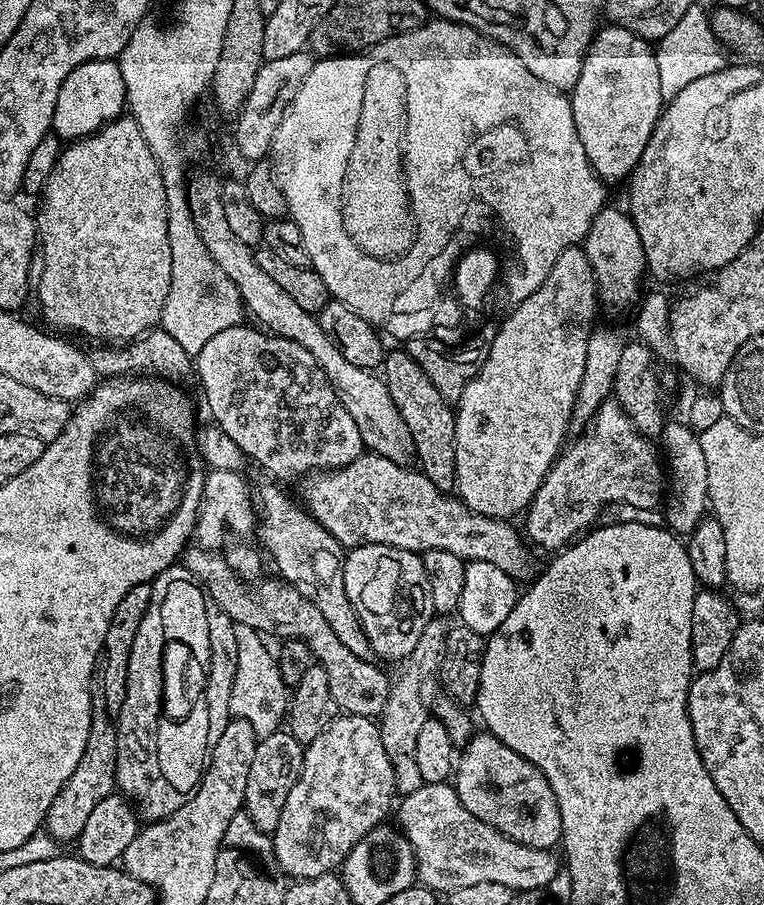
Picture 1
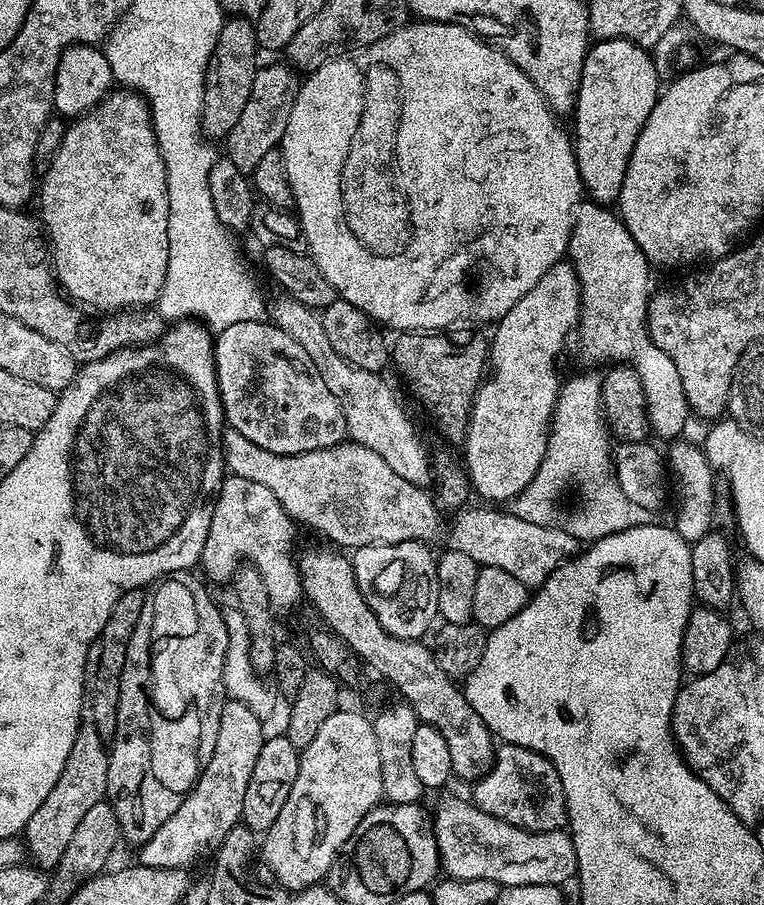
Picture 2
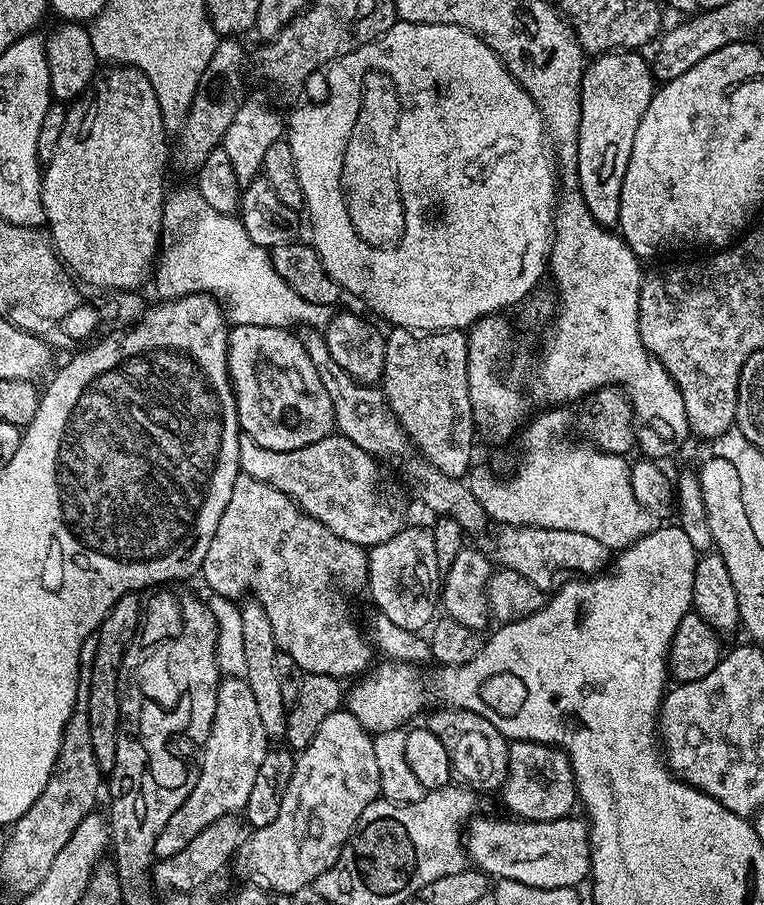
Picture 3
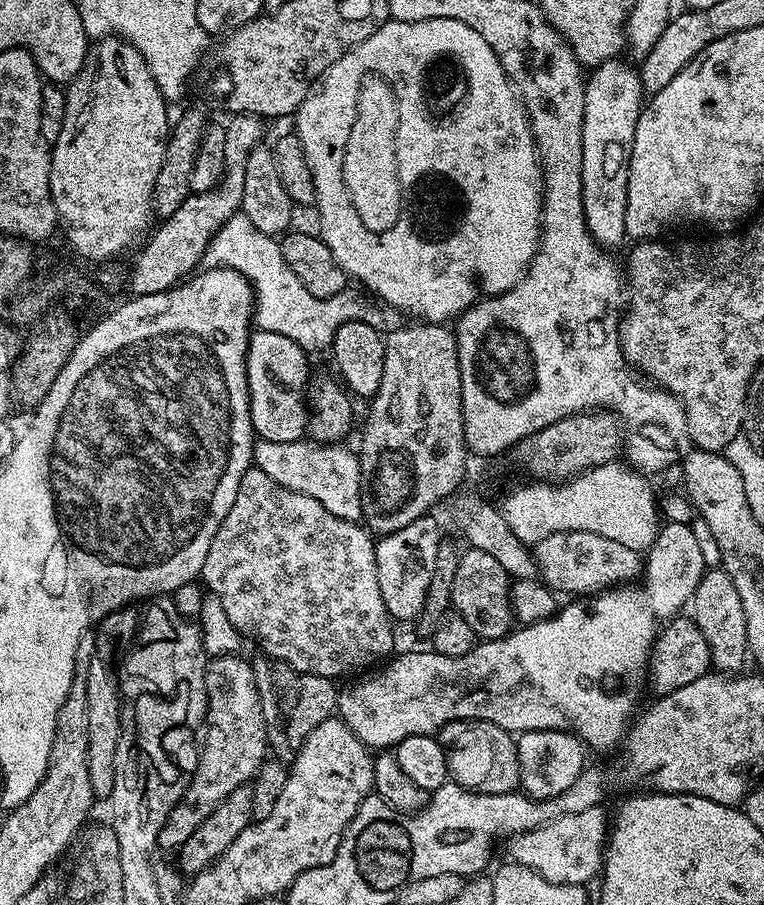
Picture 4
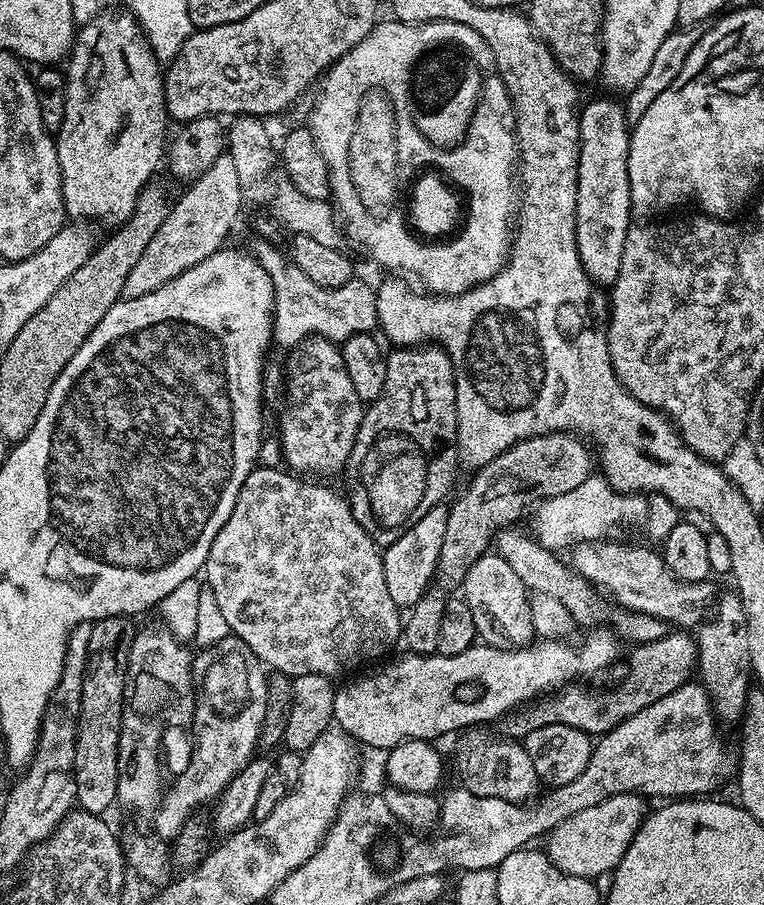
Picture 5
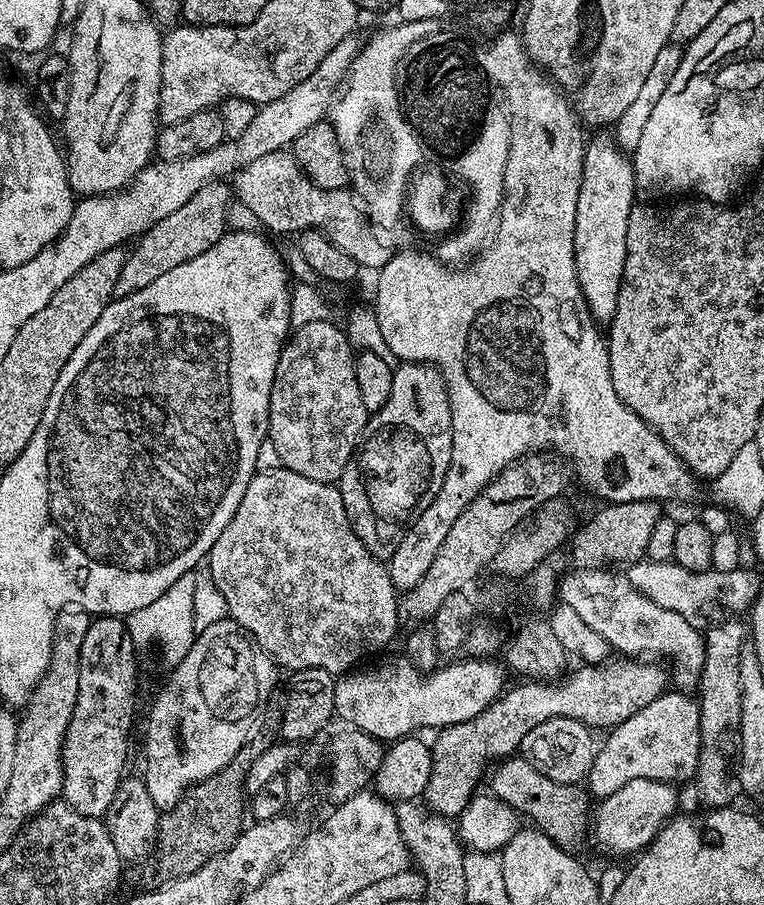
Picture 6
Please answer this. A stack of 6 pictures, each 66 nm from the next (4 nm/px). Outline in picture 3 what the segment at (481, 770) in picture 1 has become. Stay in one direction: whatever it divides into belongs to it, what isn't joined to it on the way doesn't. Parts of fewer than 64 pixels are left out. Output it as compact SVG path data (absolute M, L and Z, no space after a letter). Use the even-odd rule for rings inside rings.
M530 740L511 741L503 792L504 804L512 811L509 813L524 820L561 820L578 804L576 776L566 753L550 744L534 744Z

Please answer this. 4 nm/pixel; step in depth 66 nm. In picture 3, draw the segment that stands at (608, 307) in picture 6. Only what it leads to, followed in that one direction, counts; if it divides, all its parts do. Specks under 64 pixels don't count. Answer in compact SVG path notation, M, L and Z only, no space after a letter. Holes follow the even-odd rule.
M636 50L605 52L585 67L580 83L582 122L578 130L576 173L580 179L580 193L586 206L590 206L590 214L605 226L619 225L622 178L626 178L634 134L638 134L642 114L646 114L646 106L650 106L652 101L652 66L640 55Z

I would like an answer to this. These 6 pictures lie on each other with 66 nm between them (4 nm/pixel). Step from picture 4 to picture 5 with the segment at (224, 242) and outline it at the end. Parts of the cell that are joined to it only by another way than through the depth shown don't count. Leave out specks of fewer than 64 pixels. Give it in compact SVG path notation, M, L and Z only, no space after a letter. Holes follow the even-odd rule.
M268 240L255 241L256 261L270 274L274 286L272 311L272 339L285 350L292 350L312 336L321 336L333 342L349 340L354 334L375 333L378 328L378 306L373 285L353 278L337 288L323 288L318 282L306 278L302 270L287 255L279 252L277 245Z

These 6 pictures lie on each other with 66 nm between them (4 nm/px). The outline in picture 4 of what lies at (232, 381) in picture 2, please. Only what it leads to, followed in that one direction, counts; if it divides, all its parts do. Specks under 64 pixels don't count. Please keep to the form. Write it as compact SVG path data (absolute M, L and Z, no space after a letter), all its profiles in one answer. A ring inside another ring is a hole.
M259 330L253 331L248 337L248 353L246 354L246 378L248 379L248 409L250 410L250 418L252 419L252 431L261 440L269 440L270 442L294 442L303 441L305 439L306 433L309 431L309 415L310 415L310 404L306 399L306 394L304 398L304 387L308 384L308 356L309 353L302 346L298 346L298 342L294 342L290 338L286 338L286 334L274 334L273 332L261 332Z

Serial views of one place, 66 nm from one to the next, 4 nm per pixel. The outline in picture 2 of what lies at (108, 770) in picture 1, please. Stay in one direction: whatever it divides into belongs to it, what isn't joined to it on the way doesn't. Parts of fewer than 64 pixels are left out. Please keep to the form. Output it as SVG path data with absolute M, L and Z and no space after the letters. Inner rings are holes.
M90 718L81 719L80 729L74 738L74 750L70 750L70 758L66 760L66 766L62 770L58 782L54 782L54 790L50 790L49 796L46 797L46 802L42 802L42 806L38 808L34 818L30 818L30 822L24 827L22 833L23 839L26 841L27 855L31 859L33 856L37 860L33 861L41 869L52 870L59 865L66 846L70 846L70 838L74 838L74 830L78 830L78 822L82 822L83 816L93 806L98 806L107 797L106 774L108 773L108 754L109 749L106 747L105 737L101 736L100 731L96 729L96 723Z

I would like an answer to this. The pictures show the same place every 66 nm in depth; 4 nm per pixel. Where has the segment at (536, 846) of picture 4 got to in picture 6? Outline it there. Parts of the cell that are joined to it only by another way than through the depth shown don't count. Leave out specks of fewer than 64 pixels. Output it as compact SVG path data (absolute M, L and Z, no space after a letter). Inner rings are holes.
M634 778L634 782L626 782L622 790L614 790L614 794L603 797L595 805L594 819L590 824L591 835L596 835L597 842L616 856L631 857L643 852L660 829L677 815L676 791L673 785L648 778Z

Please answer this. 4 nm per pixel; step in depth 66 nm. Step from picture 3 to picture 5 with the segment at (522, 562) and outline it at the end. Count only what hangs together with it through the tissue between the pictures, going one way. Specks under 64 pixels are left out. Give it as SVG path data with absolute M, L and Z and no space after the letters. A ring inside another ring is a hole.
M616 538L582 540L571 545L568 554L566 560L571 571L583 580L589 580L601 593L614 596L615 601L625 609L657 616L669 625L684 630L703 624L718 596L711 579L677 580L664 565L663 555L657 549L655 552L640 544L619 544Z

